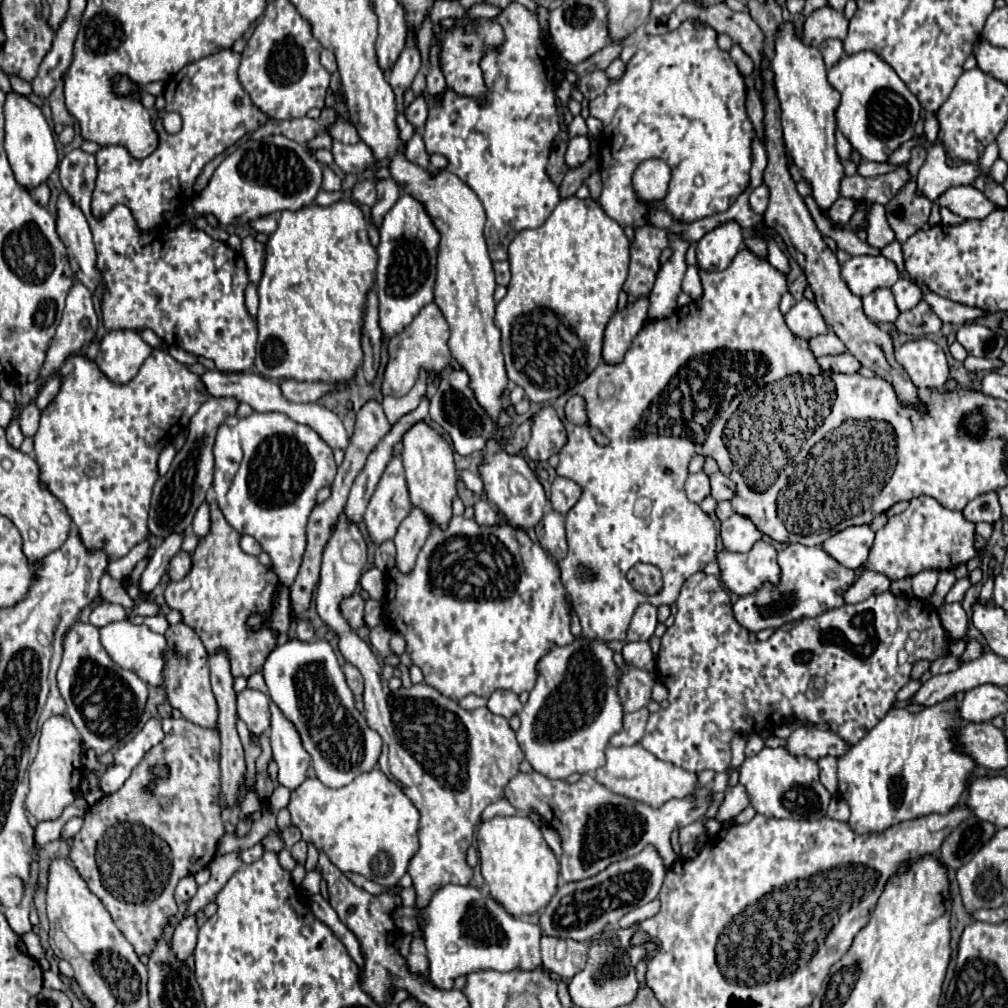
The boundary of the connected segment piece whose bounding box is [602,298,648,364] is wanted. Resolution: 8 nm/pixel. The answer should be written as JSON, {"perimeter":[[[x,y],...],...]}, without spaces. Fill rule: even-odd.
{"perimeter":[[[640,298],[634,304],[626,306],[622,312],[616,312],[604,332],[602,360],[606,364],[620,364],[624,352],[632,346],[632,340],[648,320],[648,298]]]}

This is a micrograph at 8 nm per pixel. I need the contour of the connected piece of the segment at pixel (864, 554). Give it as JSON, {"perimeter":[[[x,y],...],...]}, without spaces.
{"perimeter":[[[852,526],[824,540],[822,550],[828,552],[842,566],[854,570],[866,562],[872,542],[874,542],[874,532],[870,530],[870,526]]]}

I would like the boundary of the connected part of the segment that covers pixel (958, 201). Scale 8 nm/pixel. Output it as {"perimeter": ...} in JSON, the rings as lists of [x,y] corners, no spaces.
{"perimeter":[[[956,186],[948,188],[948,192],[938,196],[938,206],[946,206],[950,212],[962,216],[962,218],[986,218],[992,210],[996,210],[996,204],[992,204],[980,190],[974,186]]]}

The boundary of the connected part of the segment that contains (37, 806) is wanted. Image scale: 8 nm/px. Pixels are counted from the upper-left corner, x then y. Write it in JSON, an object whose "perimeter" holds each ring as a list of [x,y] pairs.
{"perimeter":[[[66,716],[48,718],[42,726],[38,754],[30,768],[30,792],[26,796],[26,808],[38,822],[60,818],[64,808],[74,802],[76,792],[80,792],[82,774],[84,774],[84,770],[80,768],[82,766],[80,754],[82,754],[82,744],[74,724]]]}

